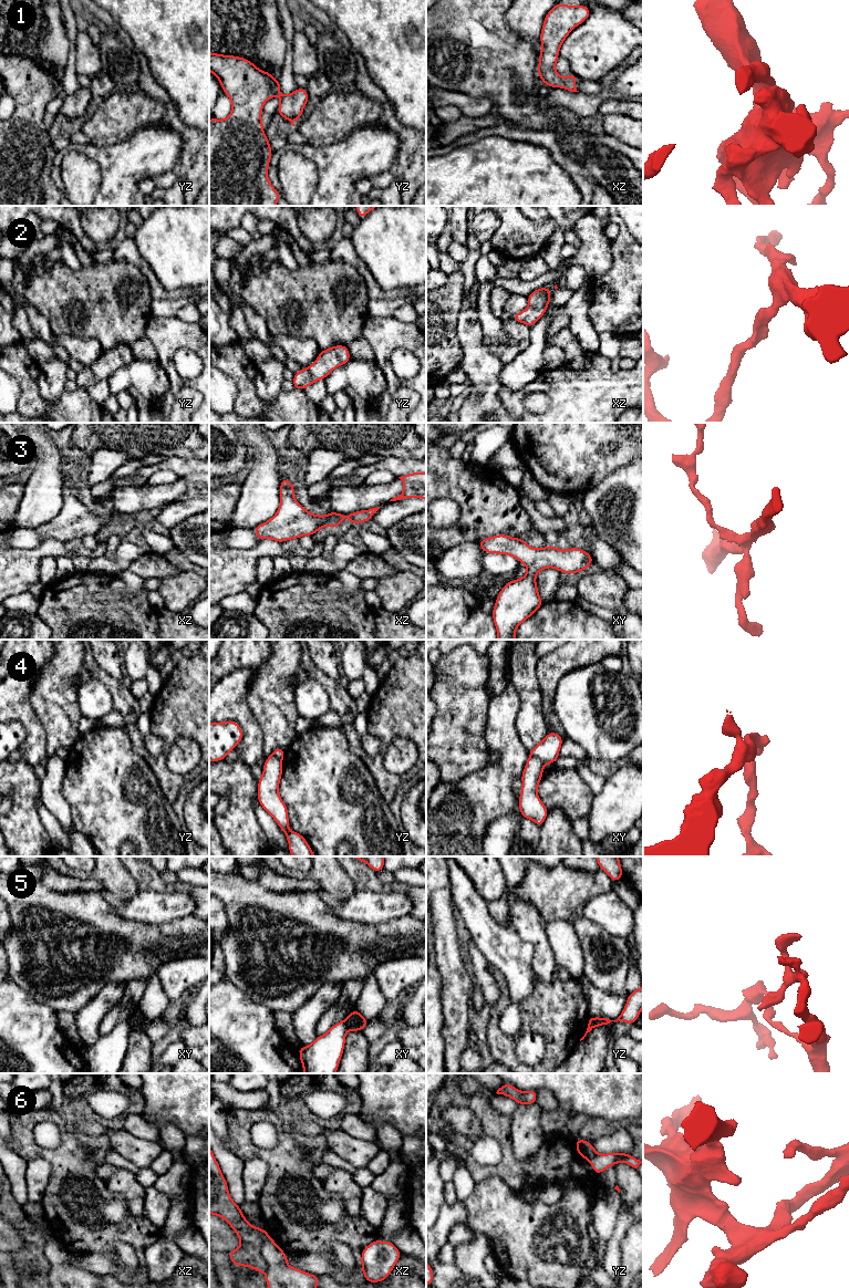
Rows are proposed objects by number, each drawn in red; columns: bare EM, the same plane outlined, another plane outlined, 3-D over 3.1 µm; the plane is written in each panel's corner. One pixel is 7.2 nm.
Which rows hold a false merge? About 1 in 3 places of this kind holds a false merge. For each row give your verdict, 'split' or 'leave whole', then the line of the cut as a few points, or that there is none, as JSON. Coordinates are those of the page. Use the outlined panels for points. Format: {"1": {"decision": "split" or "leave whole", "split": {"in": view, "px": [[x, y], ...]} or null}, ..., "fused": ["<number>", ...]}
{"1": {"decision": "leave whole", "split": null}, "2": {"decision": "leave whole", "split": null}, "3": {"decision": "leave whole", "split": null}, "4": {"decision": "split", "split": {"in": "xy", "px": [[530, 755], [544, 764]]}}, "5": {"decision": "split", "split": {"in": "xy", "px": [[344, 1021], [348, 1029]]}}, "6": {"decision": "split", "split": {"in": "xz", "px": [[269, 1237], [261, 1247], [261, 1257], [265, 1264]]}}, "fused": ["4", "5", "6"]}

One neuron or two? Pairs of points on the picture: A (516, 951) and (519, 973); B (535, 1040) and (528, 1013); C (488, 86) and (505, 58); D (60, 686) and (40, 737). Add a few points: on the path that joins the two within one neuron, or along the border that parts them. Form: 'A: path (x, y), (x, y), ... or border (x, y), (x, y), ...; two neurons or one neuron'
A: path (515, 956), (517, 967); one neuron
B: border (544, 1038), (527, 1031), (515, 1050); two neurons
C: path (488, 80), (488, 74), (498, 64); one neuron
D: border (31, 704), (45, 734), (47, 752); two neurons

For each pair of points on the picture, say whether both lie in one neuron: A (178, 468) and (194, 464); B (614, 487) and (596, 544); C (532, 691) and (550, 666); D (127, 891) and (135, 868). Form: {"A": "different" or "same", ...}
{"A": "same", "B": "different", "C": "different", "D": "different"}

